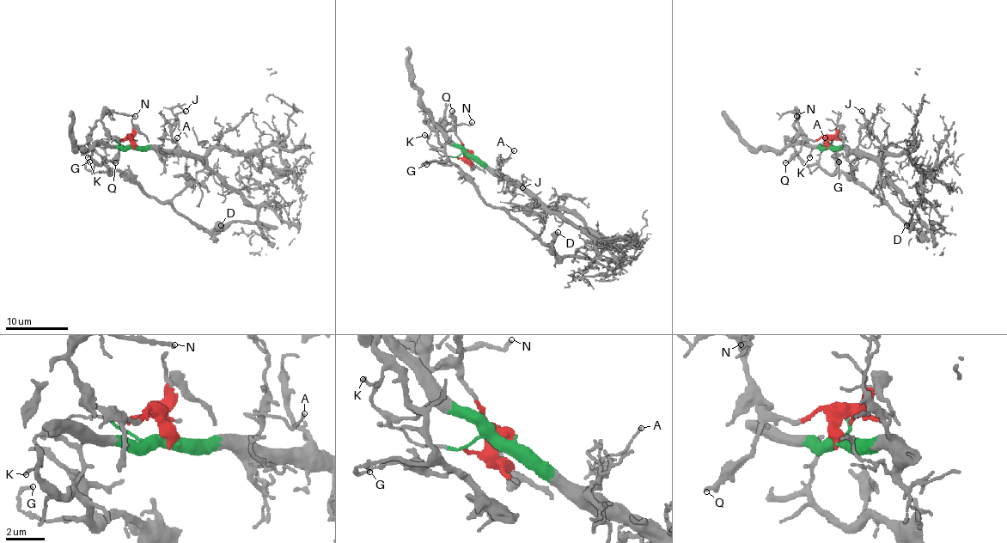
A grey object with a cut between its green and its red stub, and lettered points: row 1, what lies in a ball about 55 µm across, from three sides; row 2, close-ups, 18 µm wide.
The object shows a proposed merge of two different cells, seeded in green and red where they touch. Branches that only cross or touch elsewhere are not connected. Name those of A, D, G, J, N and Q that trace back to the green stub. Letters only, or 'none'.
A, J

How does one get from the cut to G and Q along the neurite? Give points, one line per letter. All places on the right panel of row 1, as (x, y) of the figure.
G: (827, 146), (821, 137), (808, 140), (795, 122), (795, 148), (807, 165), (818, 165), (833, 174), (839, 161)
Q: (827, 146), (821, 137), (805, 140), (785, 163)

